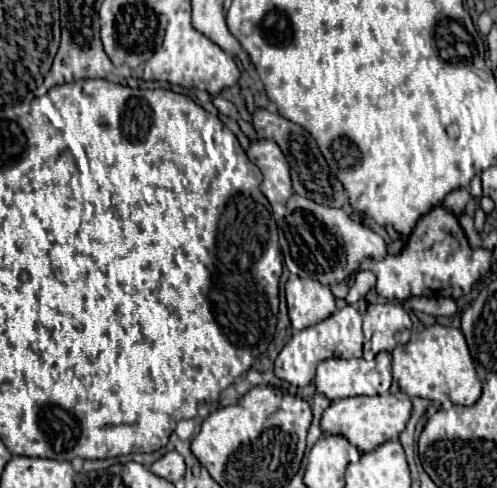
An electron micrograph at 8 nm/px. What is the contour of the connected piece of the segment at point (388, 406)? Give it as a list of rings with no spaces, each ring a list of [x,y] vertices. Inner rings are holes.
[[[395,394],[387,396],[353,396],[353,398],[341,398],[333,400],[331,406],[323,412],[321,418],[321,430],[325,434],[341,434],[345,436],[359,452],[373,452],[377,446],[399,438],[399,434],[405,430],[407,420],[411,416],[411,400],[409,398],[397,398]]]

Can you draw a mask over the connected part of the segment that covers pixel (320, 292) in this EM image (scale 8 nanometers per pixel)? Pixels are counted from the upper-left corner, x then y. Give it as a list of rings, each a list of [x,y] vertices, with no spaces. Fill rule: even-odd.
[[[291,276],[285,286],[285,294],[287,294],[289,318],[291,318],[291,324],[295,330],[313,326],[335,312],[335,296],[331,294],[331,290],[327,286],[323,286],[321,282],[313,282],[311,278],[293,278]]]

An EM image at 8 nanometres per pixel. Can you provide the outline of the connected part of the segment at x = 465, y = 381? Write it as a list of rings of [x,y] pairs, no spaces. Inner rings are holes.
[[[427,326],[413,342],[399,346],[391,352],[393,356],[393,378],[399,382],[401,392],[407,396],[419,396],[427,400],[439,400],[447,396],[453,404],[473,406],[481,398],[481,382],[475,374],[475,362],[467,342],[457,328],[449,326]]]

